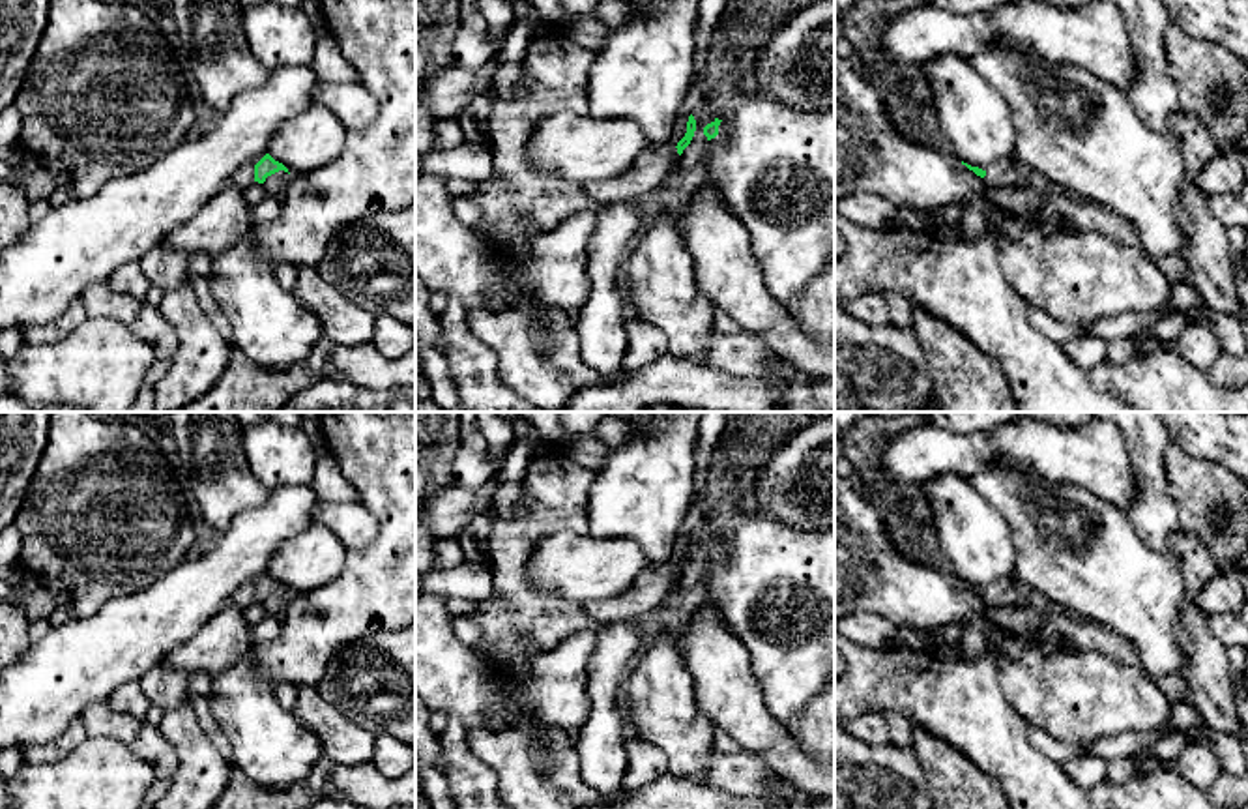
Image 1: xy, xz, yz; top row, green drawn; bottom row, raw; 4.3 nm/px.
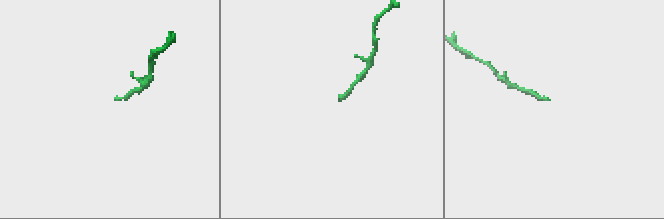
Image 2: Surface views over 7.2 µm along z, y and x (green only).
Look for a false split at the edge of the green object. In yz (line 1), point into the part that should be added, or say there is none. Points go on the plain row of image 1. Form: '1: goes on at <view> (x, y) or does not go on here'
1: goes on at yz (1007, 592)

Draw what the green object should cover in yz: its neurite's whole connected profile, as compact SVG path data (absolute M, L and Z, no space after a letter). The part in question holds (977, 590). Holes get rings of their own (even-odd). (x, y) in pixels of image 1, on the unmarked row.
M1003 579L992 584L988 590L971 586L962 581L977 596L984 597L992 607L1016 607L1023 605L1023 588L1014 579Z

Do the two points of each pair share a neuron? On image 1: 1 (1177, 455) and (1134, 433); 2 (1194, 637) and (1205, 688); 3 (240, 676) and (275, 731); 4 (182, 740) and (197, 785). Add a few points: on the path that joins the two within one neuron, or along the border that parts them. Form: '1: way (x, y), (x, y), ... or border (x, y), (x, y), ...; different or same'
1: border (1172, 442), (1164, 457), (1170, 493); different
2: way (1202, 650), (1205, 656), (1205, 675); same
3: way (240, 690), (240, 695), (262, 718); same
4: way (193, 751), (197, 755), (197, 774); same

